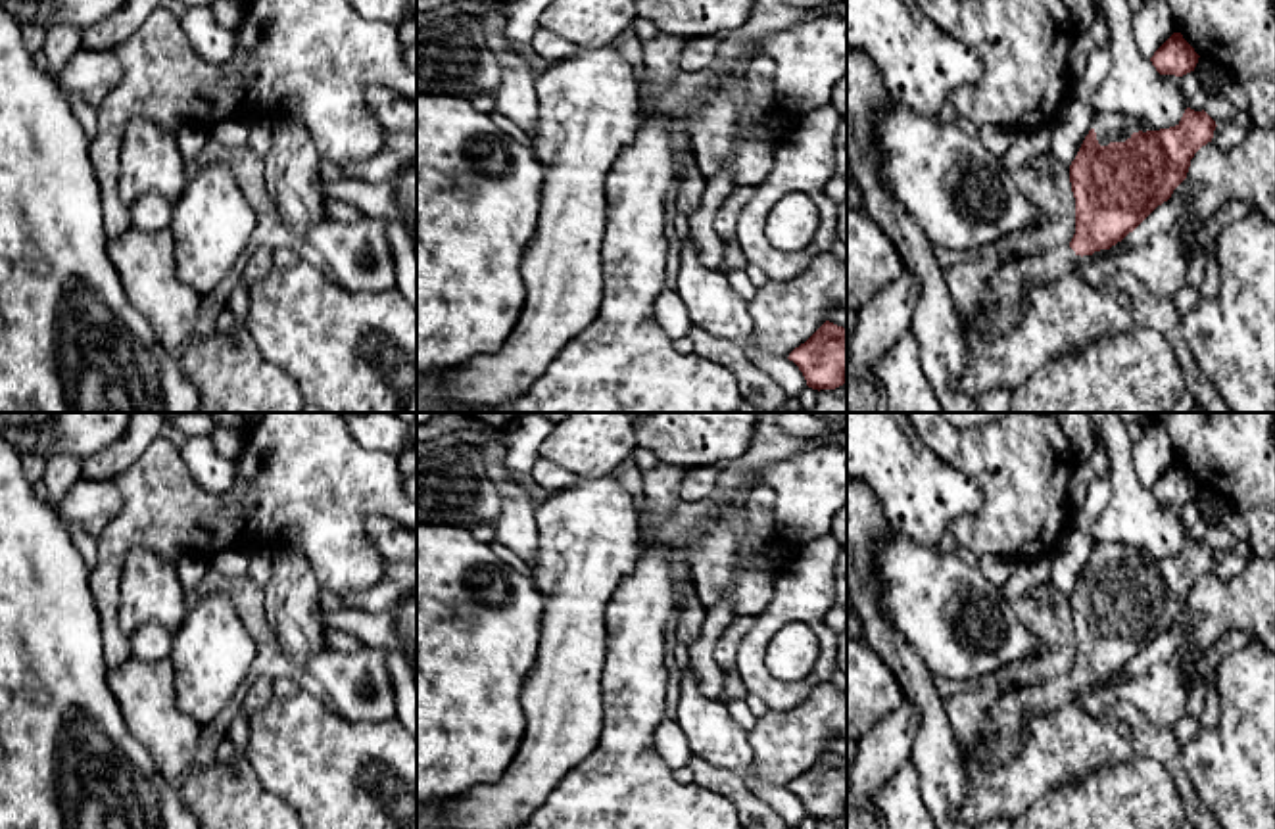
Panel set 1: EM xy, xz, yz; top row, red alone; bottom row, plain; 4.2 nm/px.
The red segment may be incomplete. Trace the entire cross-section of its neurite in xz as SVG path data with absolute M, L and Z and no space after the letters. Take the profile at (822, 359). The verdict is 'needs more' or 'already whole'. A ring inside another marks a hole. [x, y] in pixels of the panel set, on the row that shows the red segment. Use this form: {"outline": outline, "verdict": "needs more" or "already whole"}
{"outline": "M826 320L789 357L812 390L835 390L847 382L847 328Z", "verdict": "already whole"}

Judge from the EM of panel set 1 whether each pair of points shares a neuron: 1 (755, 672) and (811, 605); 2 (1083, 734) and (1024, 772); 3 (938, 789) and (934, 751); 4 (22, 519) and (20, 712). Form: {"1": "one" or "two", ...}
{"1": "one", "2": "one", "3": "one", "4": "one"}

